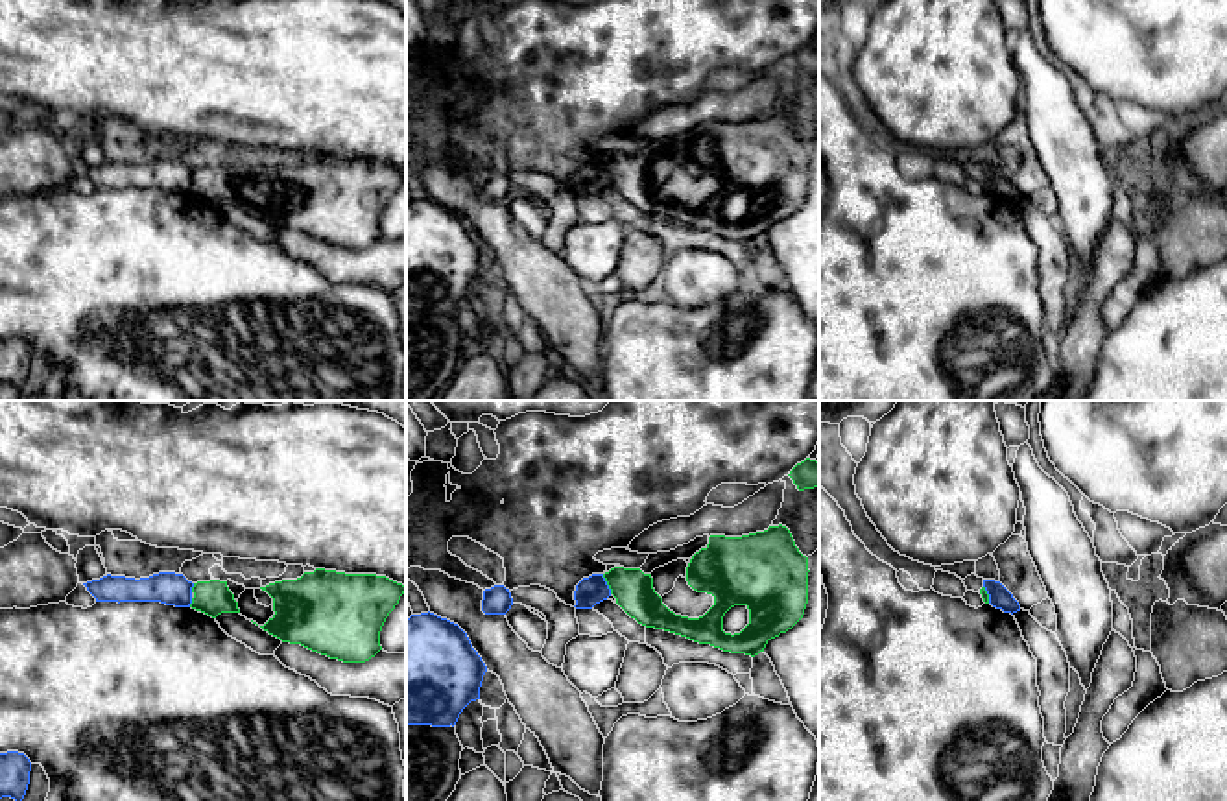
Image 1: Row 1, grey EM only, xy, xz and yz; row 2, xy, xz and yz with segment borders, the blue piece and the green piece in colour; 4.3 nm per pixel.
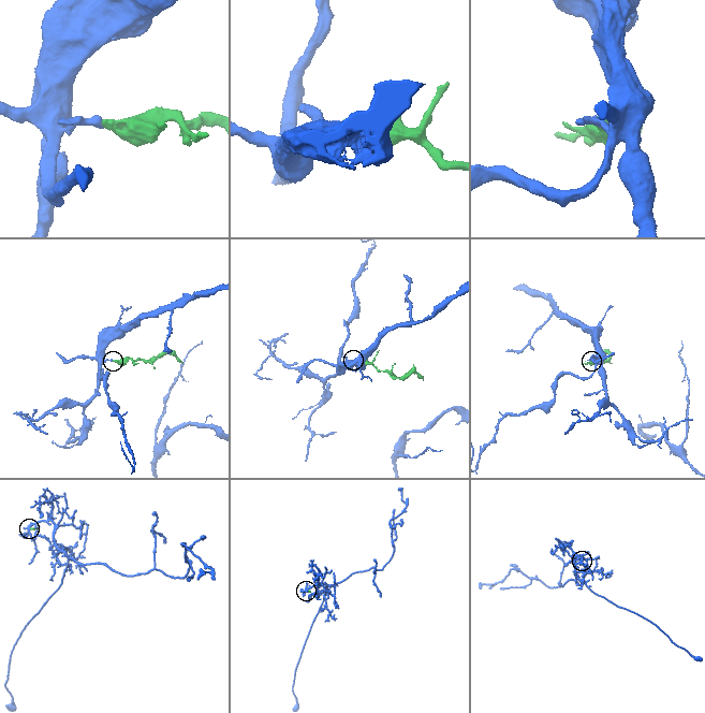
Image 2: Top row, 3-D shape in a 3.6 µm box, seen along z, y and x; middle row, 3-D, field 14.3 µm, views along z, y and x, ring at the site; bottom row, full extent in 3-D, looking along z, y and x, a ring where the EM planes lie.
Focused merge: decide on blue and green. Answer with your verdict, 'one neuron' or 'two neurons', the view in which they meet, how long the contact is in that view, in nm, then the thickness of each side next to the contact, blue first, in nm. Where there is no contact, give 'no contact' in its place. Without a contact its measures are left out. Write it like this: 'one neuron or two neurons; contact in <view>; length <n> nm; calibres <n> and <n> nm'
two neurons; contact in xz; length 100 nm; calibres 120 and 170 nm

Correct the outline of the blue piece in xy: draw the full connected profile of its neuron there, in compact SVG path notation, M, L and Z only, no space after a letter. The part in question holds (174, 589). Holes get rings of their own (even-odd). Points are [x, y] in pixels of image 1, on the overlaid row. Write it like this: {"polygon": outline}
{"polygon": "M159 572L140 580L107 574L83 585L96 602L161 602L175 607L190 607L194 587L175 572Z"}

